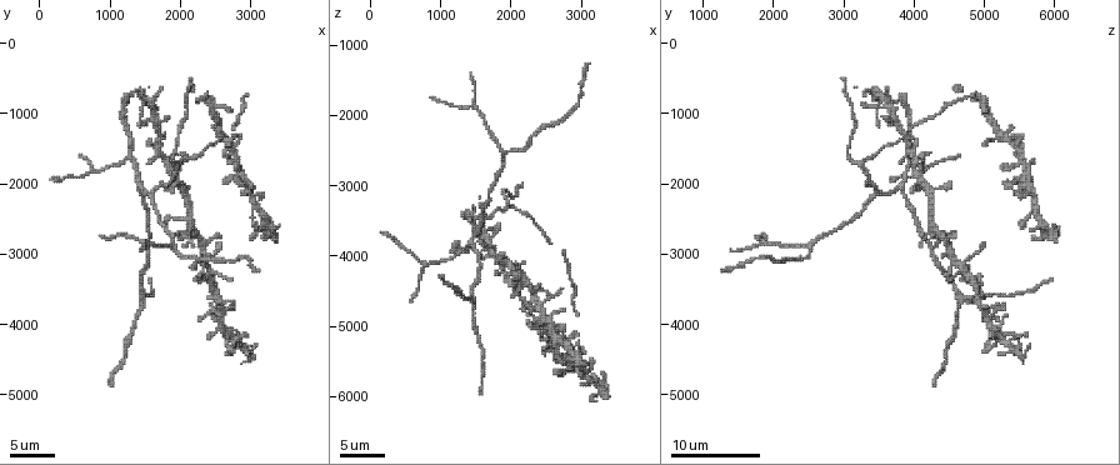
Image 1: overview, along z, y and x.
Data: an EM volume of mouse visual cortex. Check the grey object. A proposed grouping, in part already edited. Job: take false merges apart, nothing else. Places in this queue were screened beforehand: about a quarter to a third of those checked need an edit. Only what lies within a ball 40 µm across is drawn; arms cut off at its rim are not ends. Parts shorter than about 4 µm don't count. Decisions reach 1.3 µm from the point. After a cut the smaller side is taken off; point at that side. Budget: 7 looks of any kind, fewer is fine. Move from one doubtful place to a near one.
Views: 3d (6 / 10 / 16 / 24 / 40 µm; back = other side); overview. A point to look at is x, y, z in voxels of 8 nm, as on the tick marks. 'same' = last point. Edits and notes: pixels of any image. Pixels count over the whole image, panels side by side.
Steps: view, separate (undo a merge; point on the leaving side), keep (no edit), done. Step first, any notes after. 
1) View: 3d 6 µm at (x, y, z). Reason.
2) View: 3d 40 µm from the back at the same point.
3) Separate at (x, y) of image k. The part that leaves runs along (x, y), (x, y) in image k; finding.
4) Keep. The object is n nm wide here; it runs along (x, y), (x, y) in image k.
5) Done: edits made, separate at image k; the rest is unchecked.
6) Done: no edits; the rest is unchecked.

View: 3d 10 µm at (1300, 1600, 4000). Branch point.

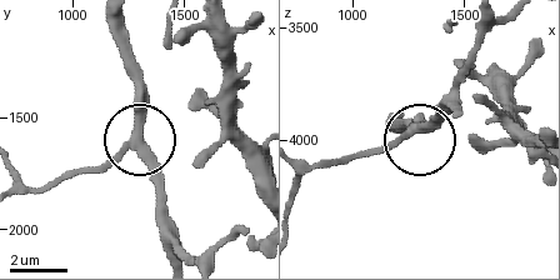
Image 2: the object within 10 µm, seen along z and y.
Keep. The object is 280 nm wide here; all the same neuron.

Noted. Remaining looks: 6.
View: 3d 16 µm at (2650, 3050, 2050). Sudden change in width.

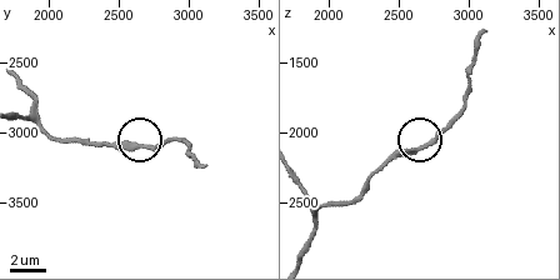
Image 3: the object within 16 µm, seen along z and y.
View: 3d 16 µm from the back at (2680, 3080, 2100). From behind.

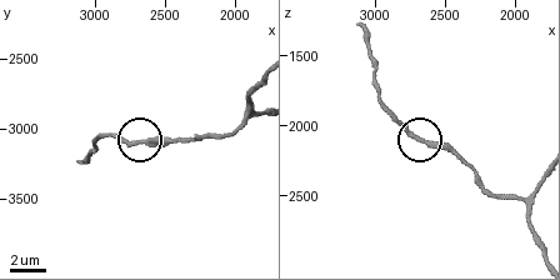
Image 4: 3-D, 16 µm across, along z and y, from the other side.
Keep. The object is 280 nm wide here; continuous, no second neuron.

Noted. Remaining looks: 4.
View: 3d 16 µm at (1600, 2150, 3500). Three arms meet.

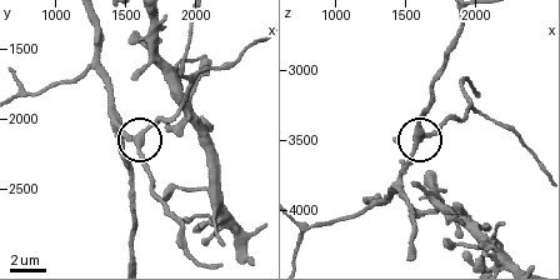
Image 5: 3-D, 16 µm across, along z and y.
Keep. The object is 310 nm wide here; all the same neuron.

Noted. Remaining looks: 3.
Done: no edits; the rest is unchecked.

